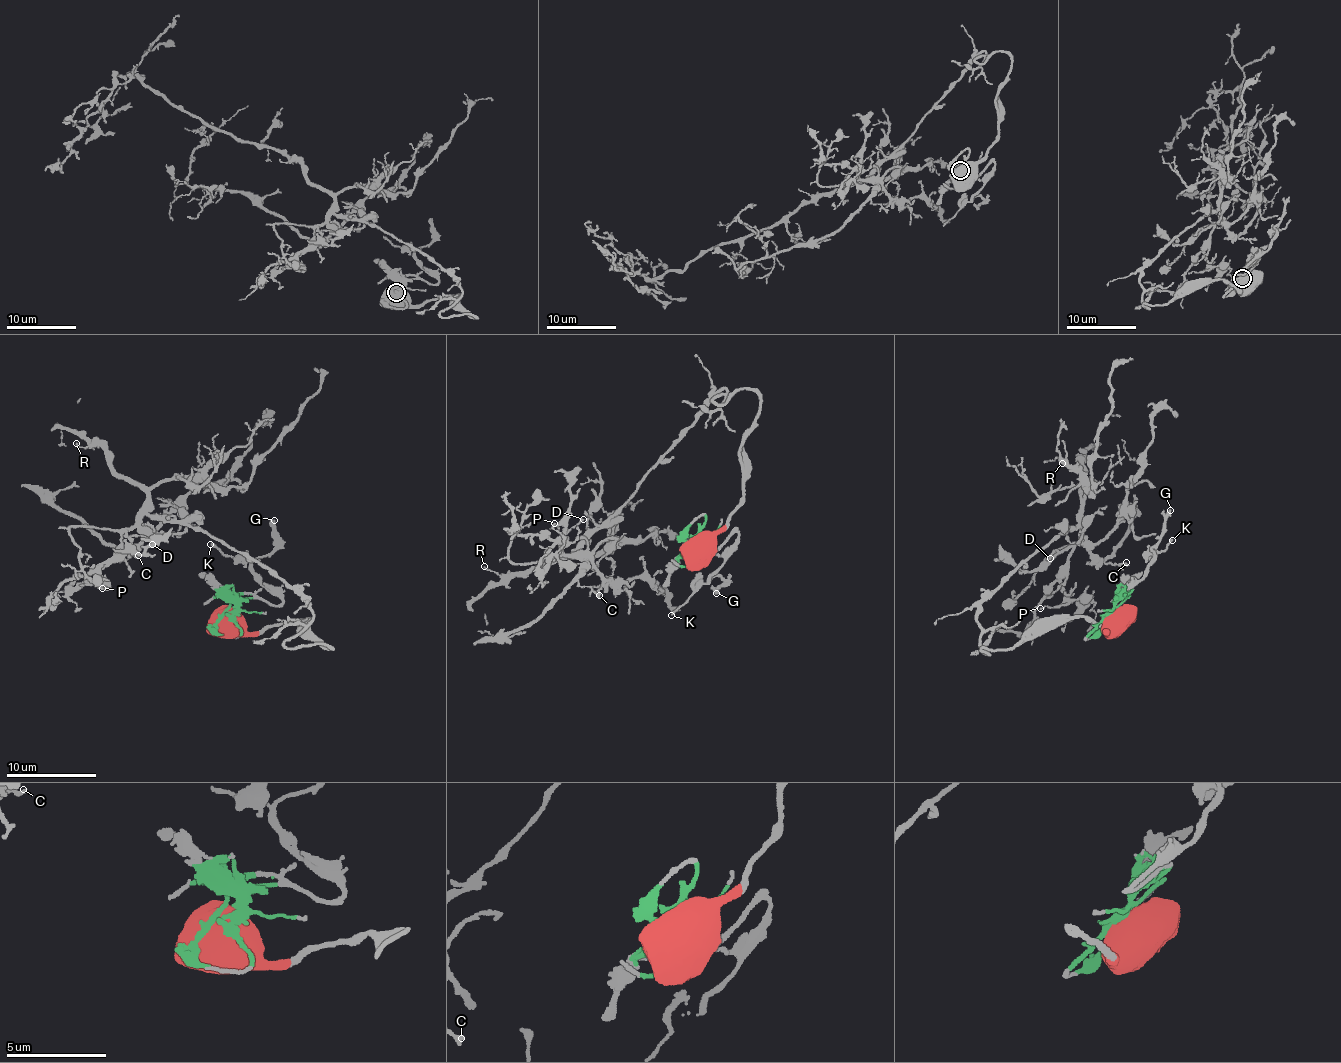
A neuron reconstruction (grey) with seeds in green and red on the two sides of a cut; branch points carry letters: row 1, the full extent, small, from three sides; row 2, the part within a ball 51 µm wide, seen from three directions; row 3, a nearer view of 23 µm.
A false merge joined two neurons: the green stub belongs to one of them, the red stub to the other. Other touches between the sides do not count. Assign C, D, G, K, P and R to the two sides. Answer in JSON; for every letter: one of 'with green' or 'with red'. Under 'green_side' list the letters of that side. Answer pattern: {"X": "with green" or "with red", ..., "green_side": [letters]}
{"C": "with red", "D": "with red", "G": "with green", "K": "with green", "P": "with red", "R": "with red", "green_side": ["G", "K"]}

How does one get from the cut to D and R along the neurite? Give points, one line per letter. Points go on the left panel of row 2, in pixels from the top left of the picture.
D: (228, 616), (310, 620), (330, 649), (284, 643), (312, 609), (235, 549), (128, 529), (153, 544)
R: (228, 616), (249, 633), (310, 620), (330, 649), (284, 643), (309, 603), (159, 520), (111, 455), (77, 442)

